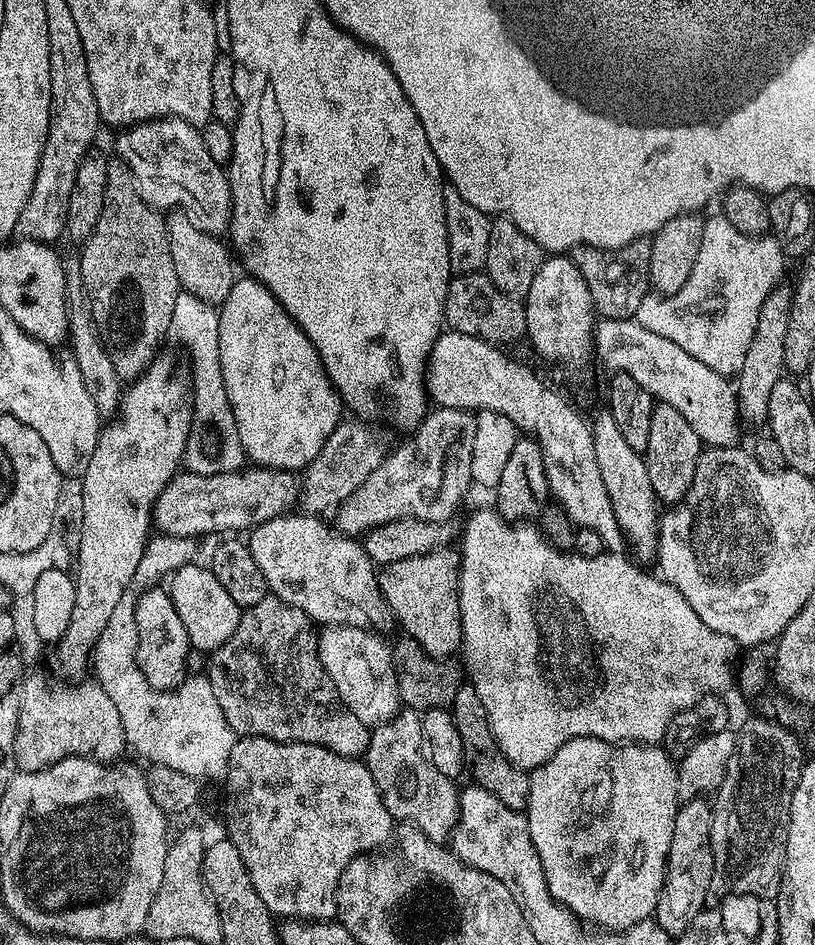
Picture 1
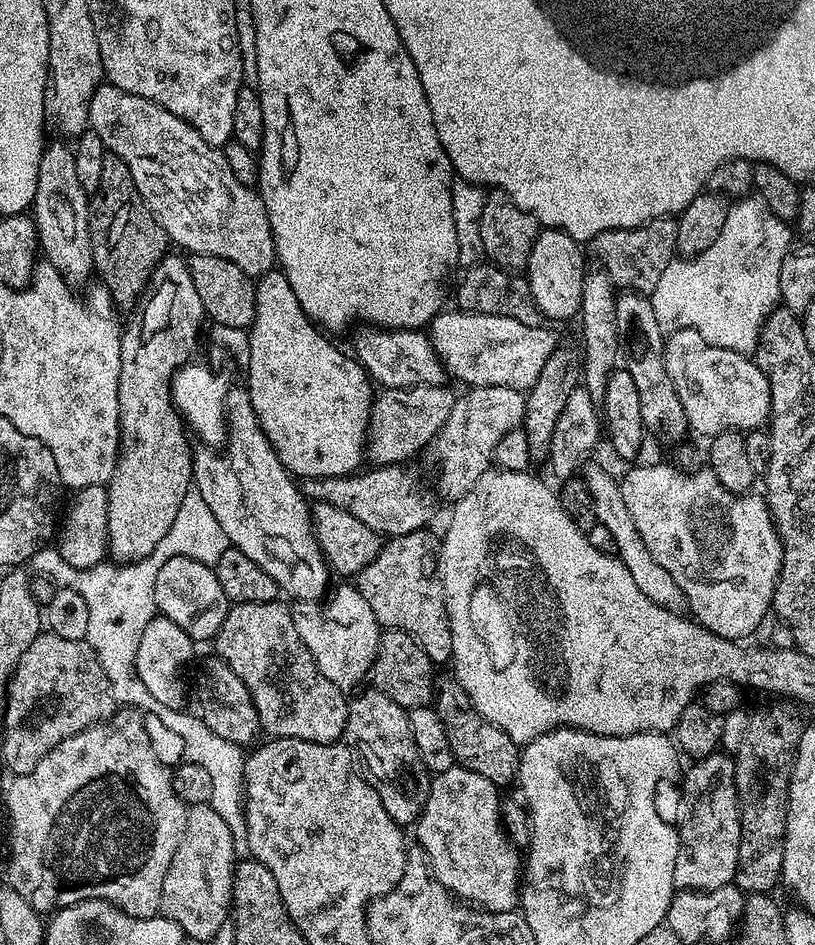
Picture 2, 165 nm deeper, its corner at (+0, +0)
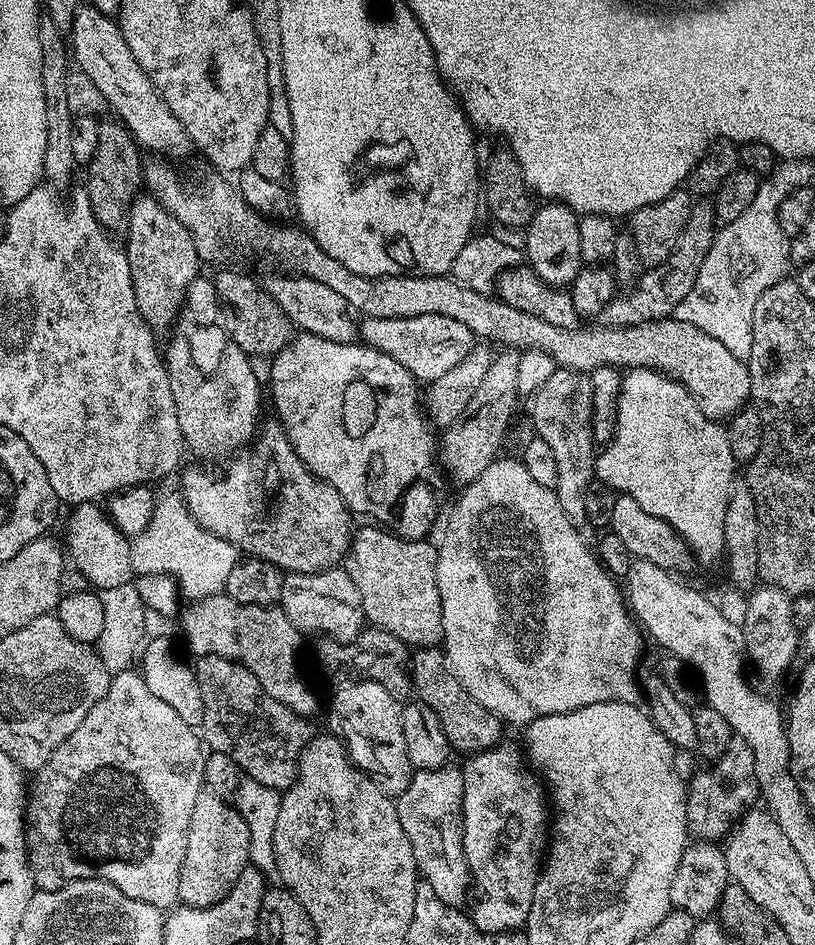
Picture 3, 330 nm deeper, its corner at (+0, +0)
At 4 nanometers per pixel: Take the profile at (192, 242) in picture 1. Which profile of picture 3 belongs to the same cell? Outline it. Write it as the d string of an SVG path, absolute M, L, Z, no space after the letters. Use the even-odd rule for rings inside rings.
M220 272L214 276L216 299L232 311L230 340L235 347L241 348L251 358L267 356L269 358L283 350L294 335L294 326L282 314L278 302L259 284L244 272Z

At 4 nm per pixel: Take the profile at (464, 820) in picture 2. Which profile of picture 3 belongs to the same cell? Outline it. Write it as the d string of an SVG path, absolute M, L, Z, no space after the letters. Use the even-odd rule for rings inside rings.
M445 766L434 770L415 769L403 794L396 798L396 809L398 810L398 820L402 825L402 830L406 833L406 838L410 841L410 848L414 853L414 860L417 871L422 877L423 883L438 894L438 898L443 904L453 906L463 905L463 900L470 896L470 885L472 876L468 872L468 863L464 853L464 843L462 834L464 833L464 774L459 767Z

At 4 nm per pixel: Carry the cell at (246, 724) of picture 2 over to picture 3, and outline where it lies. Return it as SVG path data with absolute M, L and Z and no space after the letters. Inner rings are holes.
M207 654L195 661L198 690L202 690L202 740L211 751L221 752L239 766L247 779L267 788L286 790L296 781L302 750L314 735L309 721L262 690L262 682L234 660Z

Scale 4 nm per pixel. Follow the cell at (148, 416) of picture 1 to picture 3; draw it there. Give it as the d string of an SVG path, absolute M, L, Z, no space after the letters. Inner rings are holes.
M141 194L132 203L128 212L128 226L126 237L128 244L123 245L123 250L130 262L130 278L134 282L134 298L138 302L138 310L142 318L153 330L168 328L176 320L180 307L185 307L188 288L201 275L202 261L198 250L194 246L194 238L178 218L170 210L166 210L151 194Z

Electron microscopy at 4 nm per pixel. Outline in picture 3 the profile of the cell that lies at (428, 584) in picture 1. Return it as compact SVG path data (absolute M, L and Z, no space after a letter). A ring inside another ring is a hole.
M368 526L372 528L357 527L352 534L352 545L348 548L348 554L342 561L342 567L347 572L350 582L354 582L354 586L358 590L358 598L362 598L362 610L364 611L364 619L373 628L381 628L390 634L394 634L394 638L398 638L403 644L411 646L413 649L418 648L435 648L443 641L444 631L442 630L442 598L438 594L438 574L436 567L438 566L438 558L440 553L435 543L431 544L431 539L422 540L404 540L401 536L396 536L393 532L387 531L379 526Z

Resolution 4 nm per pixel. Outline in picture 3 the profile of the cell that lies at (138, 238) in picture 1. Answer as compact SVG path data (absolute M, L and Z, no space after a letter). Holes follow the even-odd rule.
M106 118L100 120L98 126L98 150L94 150L94 158L86 165L88 185L86 191L88 201L94 210L94 218L98 218L100 227L109 234L123 233L128 226L128 212L132 203L142 192L144 164L140 155L141 149L136 139L130 135L119 119Z

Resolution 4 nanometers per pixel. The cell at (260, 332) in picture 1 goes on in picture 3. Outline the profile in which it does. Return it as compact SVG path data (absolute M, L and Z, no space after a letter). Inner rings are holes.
M300 332L293 335L292 340L282 351L271 357L272 369L267 378L267 383L272 384L272 404L276 407L275 419L284 427L284 432L290 438L290 446L302 458L302 462L319 478L326 481L346 502L349 512L357 517L369 516L369 521L375 522L379 527L393 532L396 536L401 536L404 540L422 540L429 535L428 531L432 528L432 523L436 520L436 511L440 508L440 496L436 493L436 484L432 479L438 473L438 440L430 427L430 421L422 411L422 396L416 388L418 381L406 370L406 366L394 362L390 354L382 354L377 348L370 348L363 342L353 342L343 344L342 342L330 342L326 338L318 338L309 332ZM412 484L412 497L408 500L408 508L396 508L396 503L408 492L408 487Z

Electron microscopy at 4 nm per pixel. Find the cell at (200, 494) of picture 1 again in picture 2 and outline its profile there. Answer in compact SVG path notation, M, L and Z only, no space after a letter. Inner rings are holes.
M385 464L373 467L371 470L373 472L361 471L359 474L346 476L308 478L303 481L302 491L309 501L338 506L338 510L346 510L346 514L354 514L358 522L366 522L370 530L380 533L384 538L427 529L428 519L436 508L437 497L424 492L419 478L408 469L408 466Z

